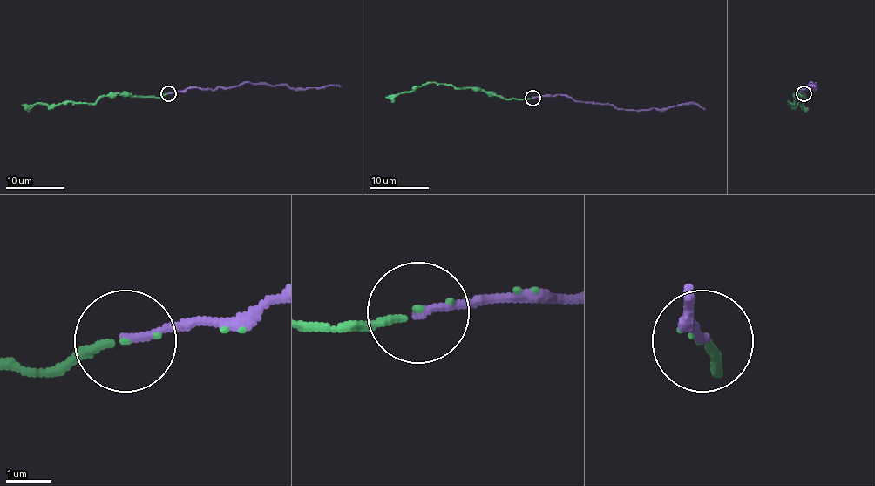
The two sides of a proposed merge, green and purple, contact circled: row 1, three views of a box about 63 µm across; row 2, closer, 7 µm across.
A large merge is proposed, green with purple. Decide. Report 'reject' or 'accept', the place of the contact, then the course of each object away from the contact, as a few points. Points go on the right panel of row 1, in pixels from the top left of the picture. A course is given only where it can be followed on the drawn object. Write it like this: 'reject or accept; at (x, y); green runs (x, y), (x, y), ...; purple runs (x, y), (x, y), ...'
accept; at (803, 93); green runs (803, 93), (804, 98), (797, 93), (794, 104), (788, 102), (791, 105), (803, 105); purple runs (803, 93), (800, 87), (807, 90), (809, 84), (813, 83), (815, 89), (809, 85), (815, 85)

